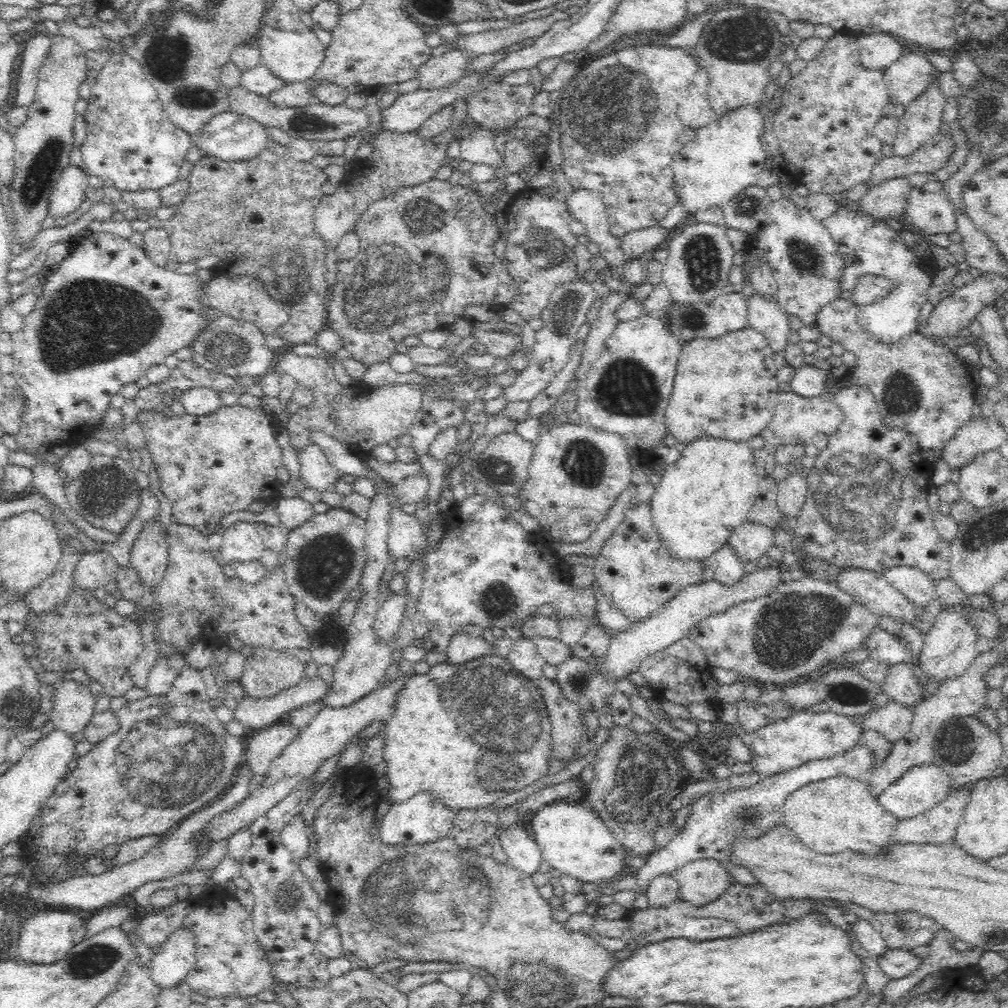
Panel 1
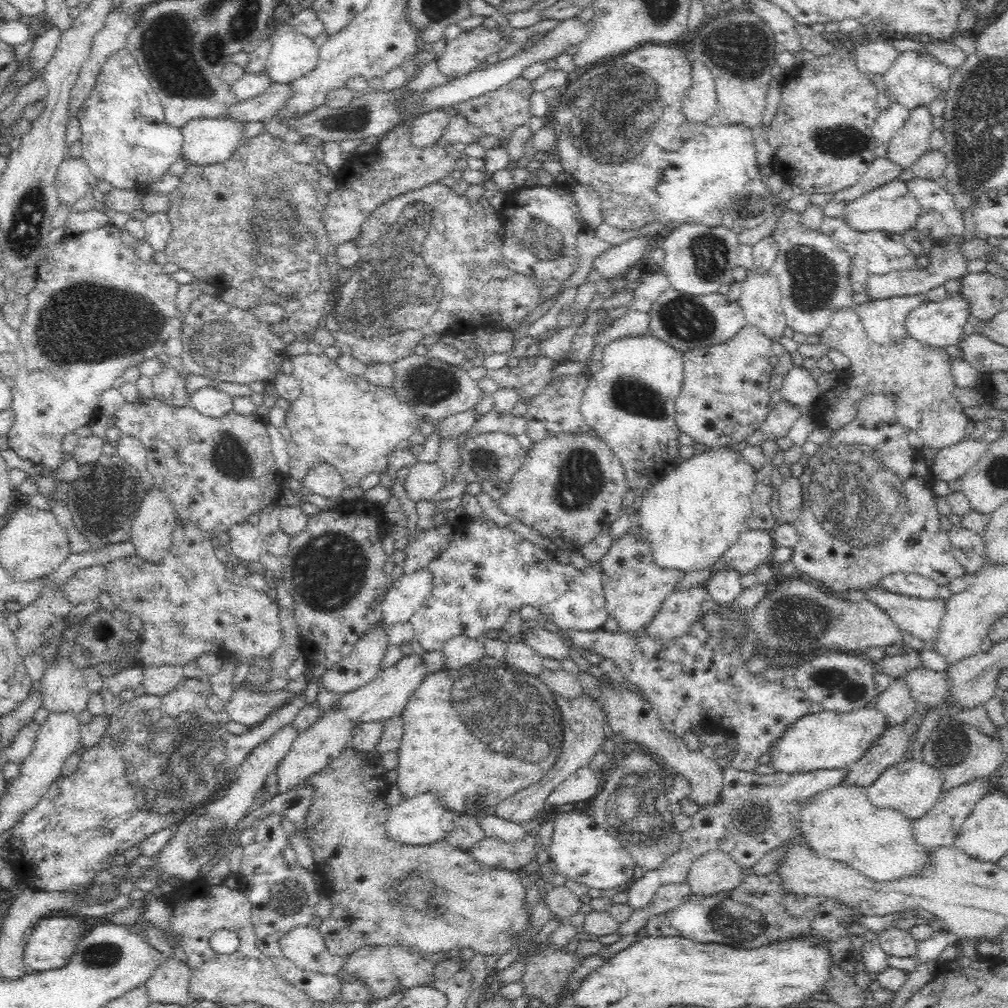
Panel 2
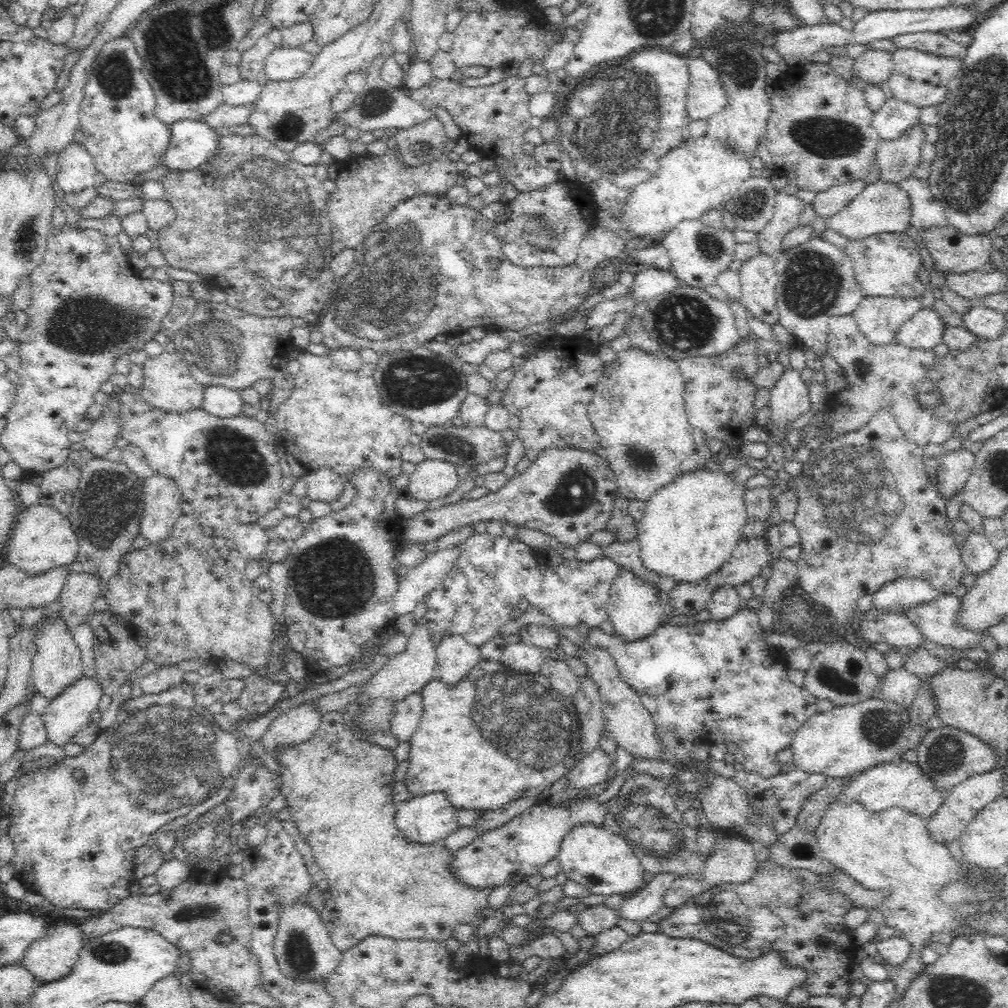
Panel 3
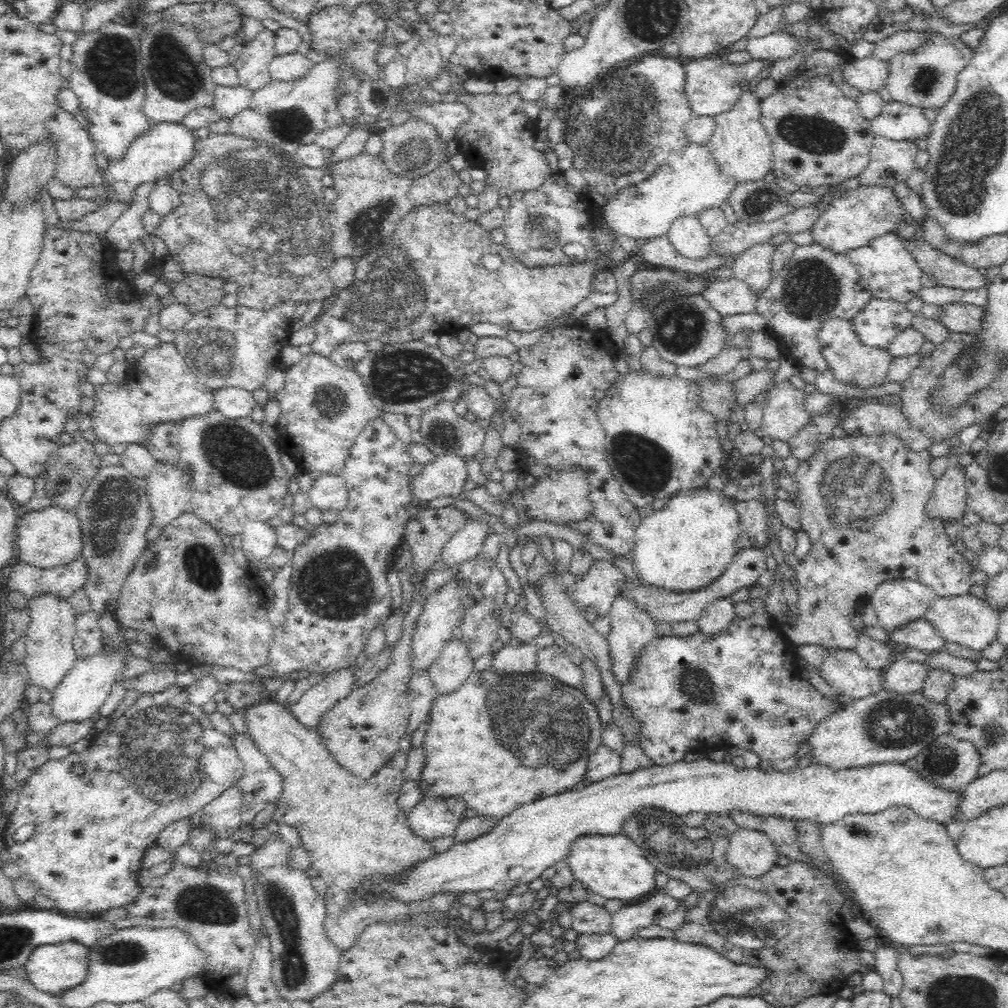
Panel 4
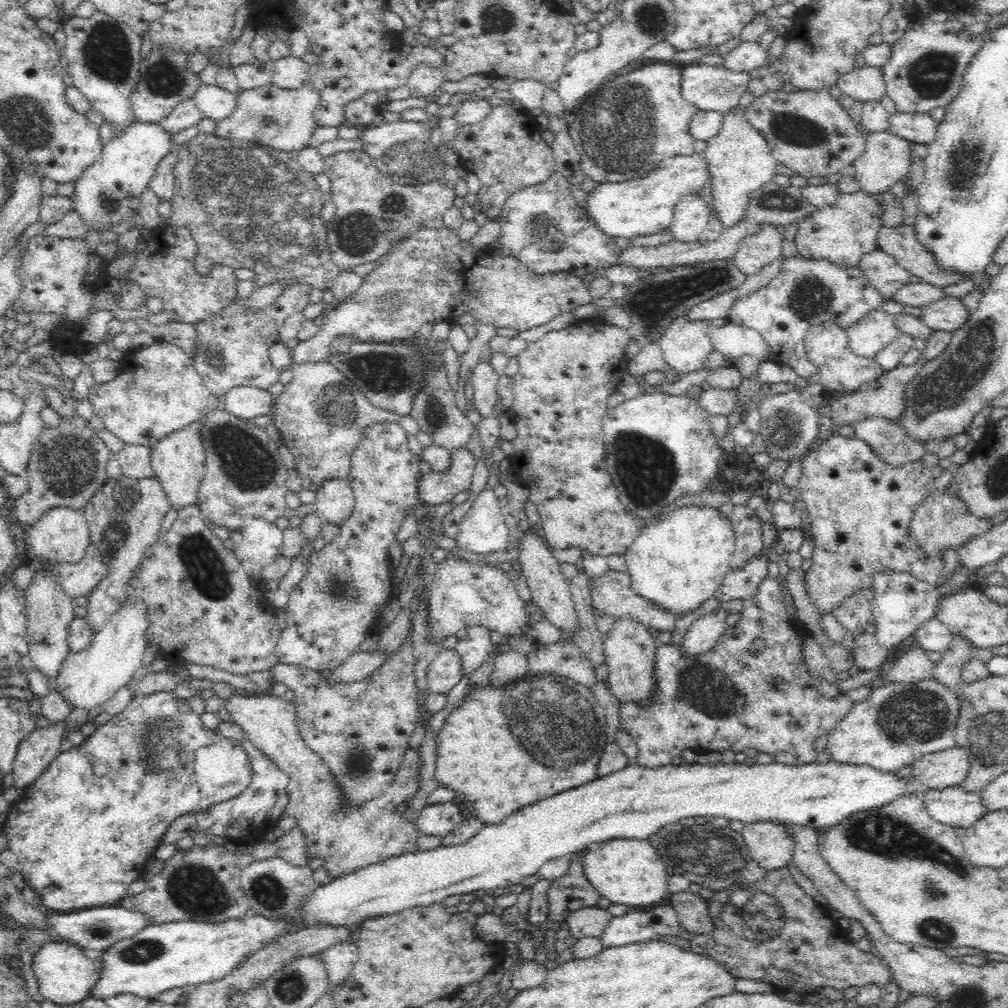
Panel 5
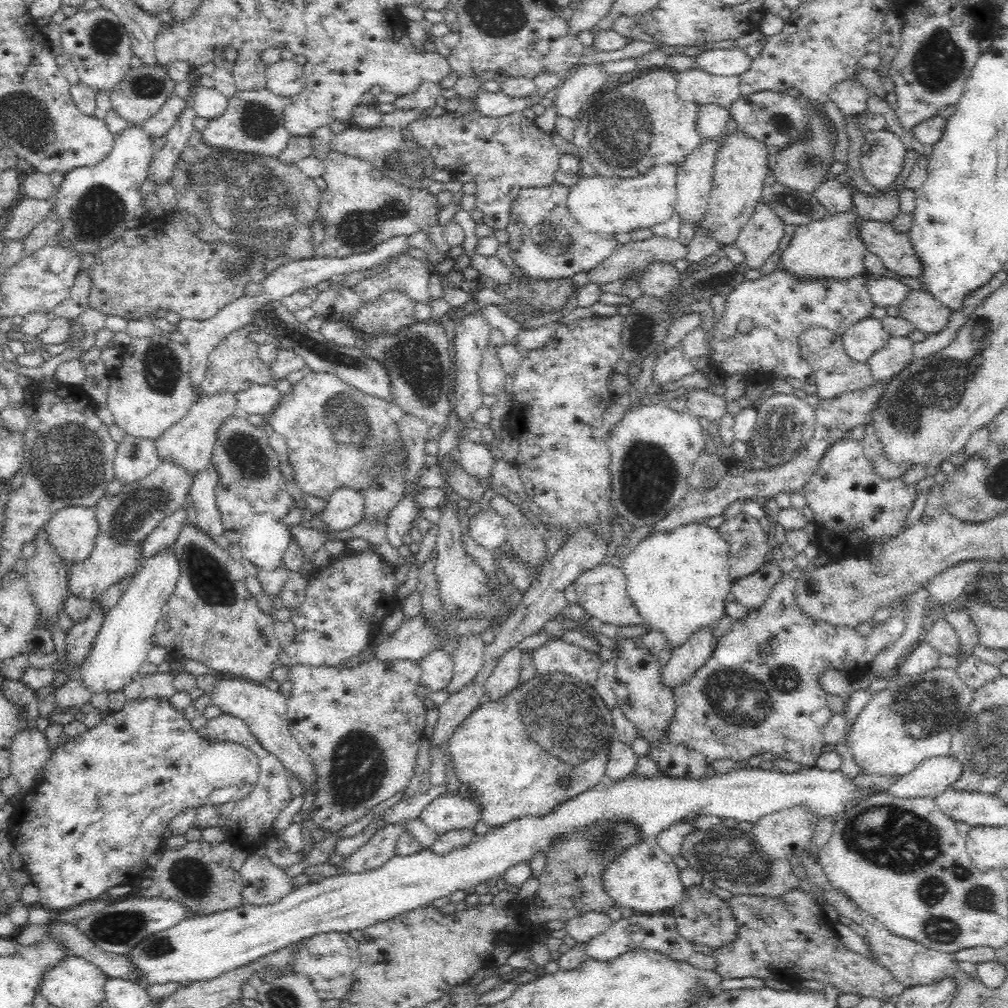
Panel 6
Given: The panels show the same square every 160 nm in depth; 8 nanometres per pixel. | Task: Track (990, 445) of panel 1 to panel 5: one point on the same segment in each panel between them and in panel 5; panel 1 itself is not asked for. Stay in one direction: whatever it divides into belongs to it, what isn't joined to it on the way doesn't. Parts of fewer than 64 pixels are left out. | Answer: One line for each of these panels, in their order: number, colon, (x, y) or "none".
2: (952, 463)
3: (955, 468)
4: (948, 502)
5: (941, 522)

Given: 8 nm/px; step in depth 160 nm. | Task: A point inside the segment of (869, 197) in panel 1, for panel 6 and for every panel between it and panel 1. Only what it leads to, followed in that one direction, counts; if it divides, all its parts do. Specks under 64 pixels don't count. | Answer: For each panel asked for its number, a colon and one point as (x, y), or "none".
2: (891, 207)
3: (882, 207)
4: (851, 222)
5: (845, 231)
6: (830, 248)

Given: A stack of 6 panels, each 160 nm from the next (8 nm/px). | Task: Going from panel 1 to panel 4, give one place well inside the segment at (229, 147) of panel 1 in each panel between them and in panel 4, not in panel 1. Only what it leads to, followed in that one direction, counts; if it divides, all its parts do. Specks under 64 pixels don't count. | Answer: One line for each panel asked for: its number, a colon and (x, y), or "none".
2: (207, 141)
3: (191, 143)
4: (166, 147)

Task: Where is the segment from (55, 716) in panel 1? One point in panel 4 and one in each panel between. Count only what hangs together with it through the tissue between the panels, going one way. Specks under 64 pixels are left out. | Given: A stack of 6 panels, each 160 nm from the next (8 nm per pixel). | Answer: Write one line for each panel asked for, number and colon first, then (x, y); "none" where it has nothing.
2: (63, 686)
3: (57, 663)
4: (50, 655)

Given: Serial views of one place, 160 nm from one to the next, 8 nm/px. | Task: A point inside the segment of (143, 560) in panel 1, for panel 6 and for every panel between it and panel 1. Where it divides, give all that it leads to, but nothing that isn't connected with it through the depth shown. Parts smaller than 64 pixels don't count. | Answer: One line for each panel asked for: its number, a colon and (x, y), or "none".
2: (151, 531)
3: (162, 502)
4: (168, 488)
5: (177, 460)
6: (189, 444)

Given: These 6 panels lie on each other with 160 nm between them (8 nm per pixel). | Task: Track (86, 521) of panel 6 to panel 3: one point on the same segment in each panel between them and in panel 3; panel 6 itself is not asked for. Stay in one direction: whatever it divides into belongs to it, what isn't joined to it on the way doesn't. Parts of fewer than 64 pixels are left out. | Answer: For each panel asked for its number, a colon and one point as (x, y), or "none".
3: (42, 538)
4: (51, 537)
5: (61, 536)

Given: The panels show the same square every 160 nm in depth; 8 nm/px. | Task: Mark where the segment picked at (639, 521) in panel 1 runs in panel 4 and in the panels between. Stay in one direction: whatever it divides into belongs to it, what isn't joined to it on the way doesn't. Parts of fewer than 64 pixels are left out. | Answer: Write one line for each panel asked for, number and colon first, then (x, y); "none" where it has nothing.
2: (634, 587)
3: (633, 607)
4: (632, 627)

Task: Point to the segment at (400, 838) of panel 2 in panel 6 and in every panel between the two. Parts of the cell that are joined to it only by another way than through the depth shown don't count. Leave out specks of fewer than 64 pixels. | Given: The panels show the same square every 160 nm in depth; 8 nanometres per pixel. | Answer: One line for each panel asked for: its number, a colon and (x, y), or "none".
3: (428, 819)
4: (430, 819)
5: (439, 819)
6: (448, 812)

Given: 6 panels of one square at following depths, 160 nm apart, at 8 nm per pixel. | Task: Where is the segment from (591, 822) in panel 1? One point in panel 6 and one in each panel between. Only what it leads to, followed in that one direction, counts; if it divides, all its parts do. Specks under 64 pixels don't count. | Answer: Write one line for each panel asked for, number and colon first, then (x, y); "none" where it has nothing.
2: (582, 851)
3: (591, 855)
4: (612, 866)
5: (626, 871)
6: (643, 878)

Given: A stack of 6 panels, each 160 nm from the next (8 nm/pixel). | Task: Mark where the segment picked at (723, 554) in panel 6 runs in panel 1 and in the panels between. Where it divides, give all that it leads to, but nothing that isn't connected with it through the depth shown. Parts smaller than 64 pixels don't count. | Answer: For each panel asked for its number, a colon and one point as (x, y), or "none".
1: (708, 492)
2: (695, 513)
3: (690, 528)
4: (687, 541)
5: (678, 562)

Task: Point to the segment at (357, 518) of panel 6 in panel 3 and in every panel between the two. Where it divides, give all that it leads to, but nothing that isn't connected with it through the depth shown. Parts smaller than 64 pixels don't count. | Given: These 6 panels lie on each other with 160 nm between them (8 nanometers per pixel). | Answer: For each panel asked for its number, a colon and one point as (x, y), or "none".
3: (323, 484)
4: (329, 492)
5: (335, 501)

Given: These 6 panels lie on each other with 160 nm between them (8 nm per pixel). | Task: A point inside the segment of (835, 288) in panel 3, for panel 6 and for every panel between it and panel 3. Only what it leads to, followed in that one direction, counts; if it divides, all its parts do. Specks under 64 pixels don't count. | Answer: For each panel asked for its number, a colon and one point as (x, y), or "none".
4: (815, 284)
5: (807, 292)
6: (781, 308)

